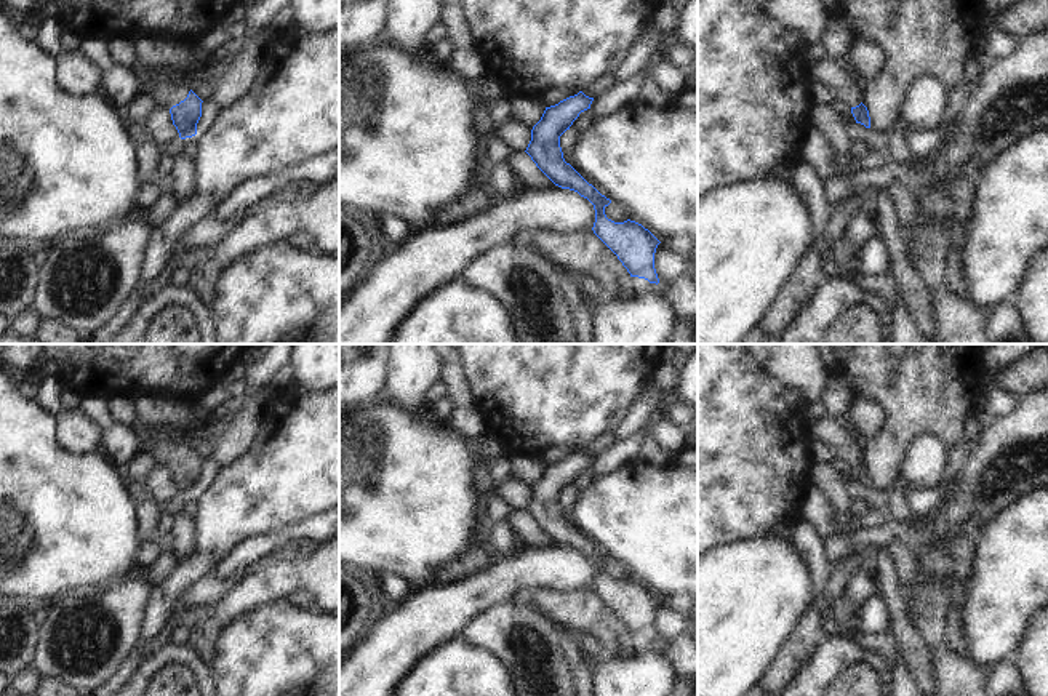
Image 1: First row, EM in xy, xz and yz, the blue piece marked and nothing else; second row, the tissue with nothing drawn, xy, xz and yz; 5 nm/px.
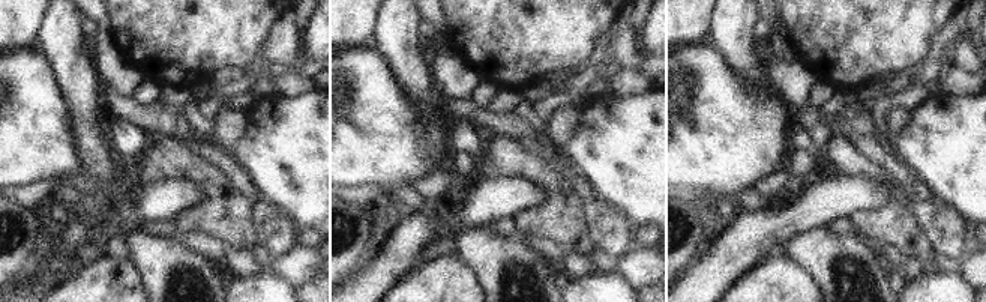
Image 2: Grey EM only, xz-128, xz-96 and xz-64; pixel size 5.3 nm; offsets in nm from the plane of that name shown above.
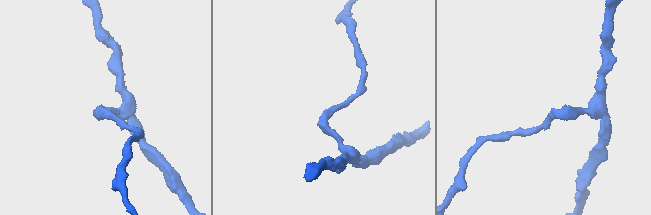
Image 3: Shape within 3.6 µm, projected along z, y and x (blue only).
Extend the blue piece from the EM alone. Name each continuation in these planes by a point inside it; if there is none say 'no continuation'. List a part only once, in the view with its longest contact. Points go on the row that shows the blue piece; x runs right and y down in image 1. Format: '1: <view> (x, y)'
1: xy (167, 90)

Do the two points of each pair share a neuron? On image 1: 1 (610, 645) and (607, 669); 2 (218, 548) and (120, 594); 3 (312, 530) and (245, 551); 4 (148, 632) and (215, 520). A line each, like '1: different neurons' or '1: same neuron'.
1: different neurons
2: different neurons
3: same neuron
4: same neuron

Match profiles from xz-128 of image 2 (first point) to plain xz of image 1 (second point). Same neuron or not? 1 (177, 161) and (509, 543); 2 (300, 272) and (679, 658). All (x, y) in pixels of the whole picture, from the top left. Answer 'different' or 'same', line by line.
1: different
2: same

